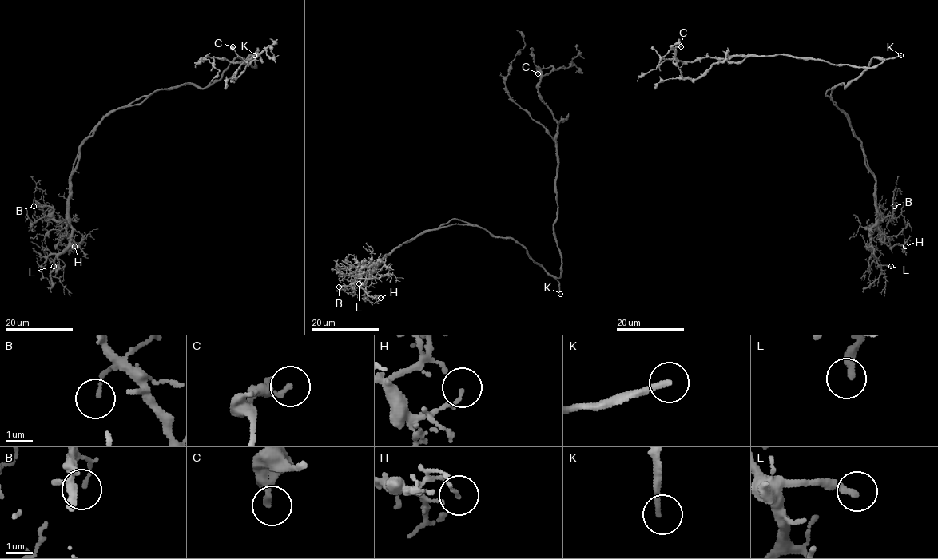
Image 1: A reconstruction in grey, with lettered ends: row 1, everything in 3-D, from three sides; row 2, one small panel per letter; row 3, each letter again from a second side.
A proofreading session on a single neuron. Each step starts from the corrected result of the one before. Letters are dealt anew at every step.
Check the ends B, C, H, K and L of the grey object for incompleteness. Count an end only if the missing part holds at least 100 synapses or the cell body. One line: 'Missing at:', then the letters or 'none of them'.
Missing at: K

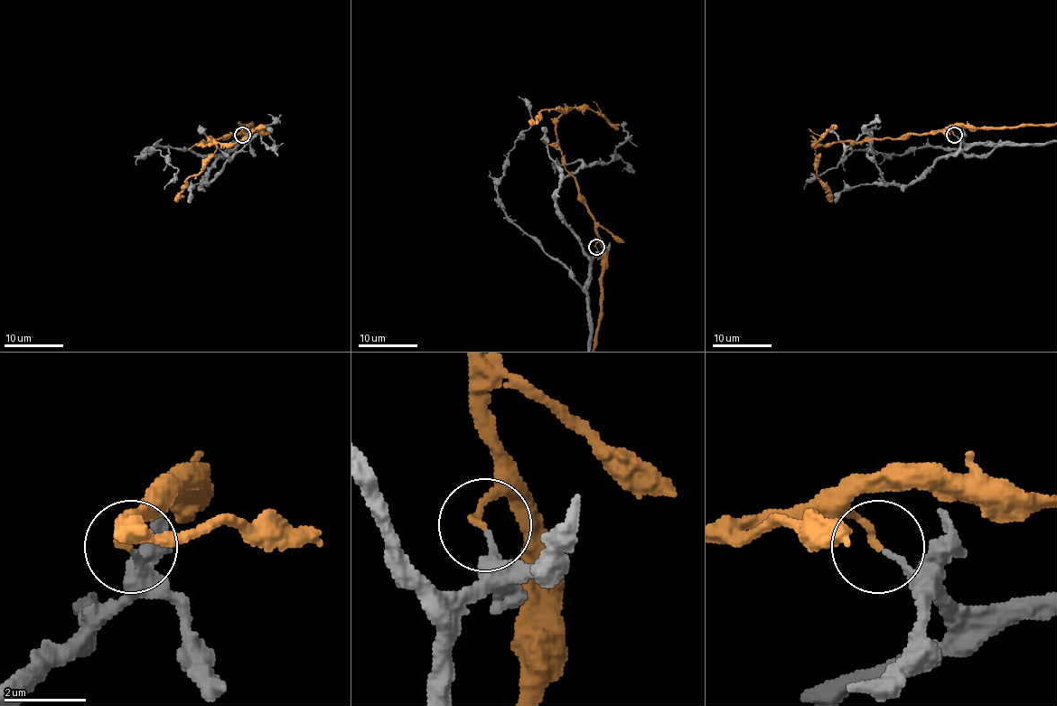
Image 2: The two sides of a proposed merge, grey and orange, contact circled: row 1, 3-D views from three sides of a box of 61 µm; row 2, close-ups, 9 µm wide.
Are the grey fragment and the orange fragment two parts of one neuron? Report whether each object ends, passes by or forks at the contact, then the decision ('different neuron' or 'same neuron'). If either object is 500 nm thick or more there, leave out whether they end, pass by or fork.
grey ends; orange ends; different neuron

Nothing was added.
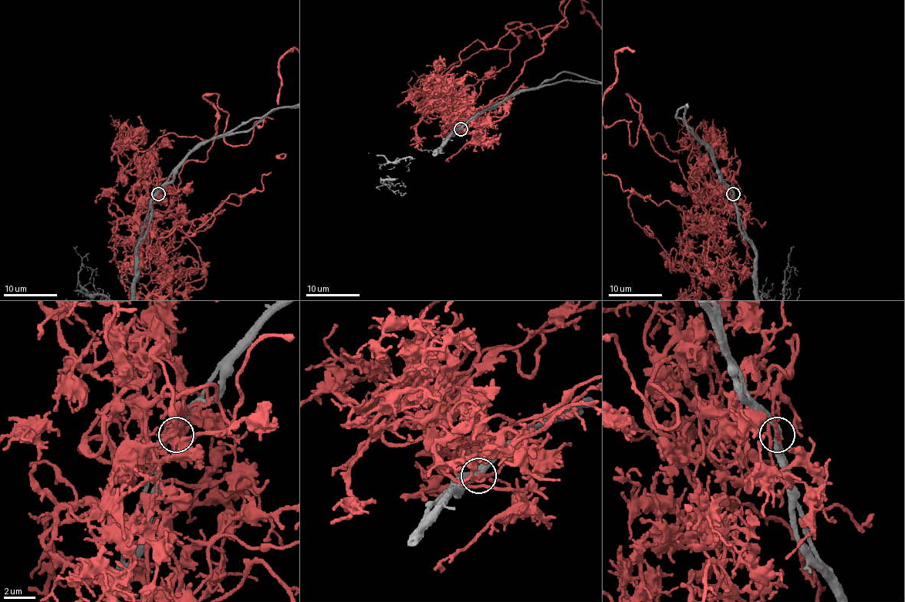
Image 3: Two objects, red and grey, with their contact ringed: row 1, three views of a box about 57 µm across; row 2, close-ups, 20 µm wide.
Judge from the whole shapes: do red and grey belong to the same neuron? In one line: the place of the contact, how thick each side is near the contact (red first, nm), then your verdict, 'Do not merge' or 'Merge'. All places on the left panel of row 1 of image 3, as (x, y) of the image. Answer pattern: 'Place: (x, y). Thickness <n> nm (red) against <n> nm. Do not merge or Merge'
Place: (158, 194). Thickness 340 nm (red) against 420 nm. Do not merge

